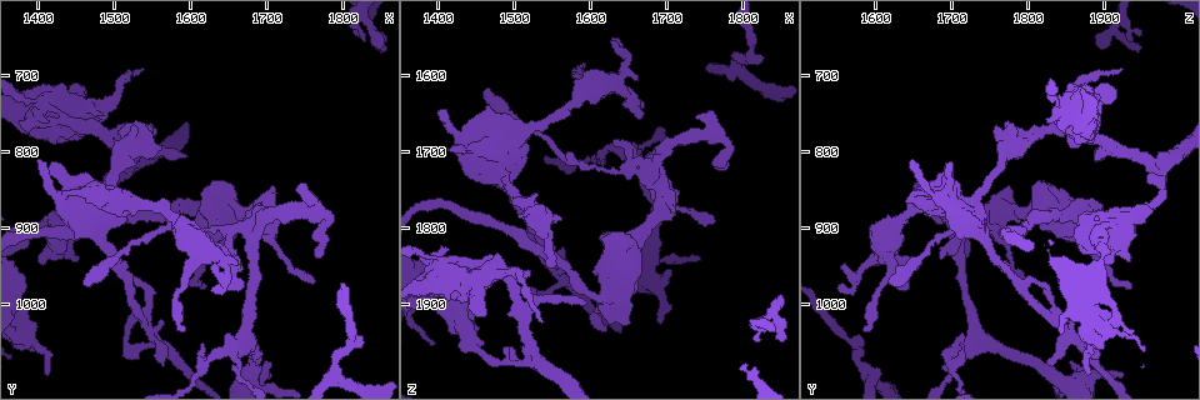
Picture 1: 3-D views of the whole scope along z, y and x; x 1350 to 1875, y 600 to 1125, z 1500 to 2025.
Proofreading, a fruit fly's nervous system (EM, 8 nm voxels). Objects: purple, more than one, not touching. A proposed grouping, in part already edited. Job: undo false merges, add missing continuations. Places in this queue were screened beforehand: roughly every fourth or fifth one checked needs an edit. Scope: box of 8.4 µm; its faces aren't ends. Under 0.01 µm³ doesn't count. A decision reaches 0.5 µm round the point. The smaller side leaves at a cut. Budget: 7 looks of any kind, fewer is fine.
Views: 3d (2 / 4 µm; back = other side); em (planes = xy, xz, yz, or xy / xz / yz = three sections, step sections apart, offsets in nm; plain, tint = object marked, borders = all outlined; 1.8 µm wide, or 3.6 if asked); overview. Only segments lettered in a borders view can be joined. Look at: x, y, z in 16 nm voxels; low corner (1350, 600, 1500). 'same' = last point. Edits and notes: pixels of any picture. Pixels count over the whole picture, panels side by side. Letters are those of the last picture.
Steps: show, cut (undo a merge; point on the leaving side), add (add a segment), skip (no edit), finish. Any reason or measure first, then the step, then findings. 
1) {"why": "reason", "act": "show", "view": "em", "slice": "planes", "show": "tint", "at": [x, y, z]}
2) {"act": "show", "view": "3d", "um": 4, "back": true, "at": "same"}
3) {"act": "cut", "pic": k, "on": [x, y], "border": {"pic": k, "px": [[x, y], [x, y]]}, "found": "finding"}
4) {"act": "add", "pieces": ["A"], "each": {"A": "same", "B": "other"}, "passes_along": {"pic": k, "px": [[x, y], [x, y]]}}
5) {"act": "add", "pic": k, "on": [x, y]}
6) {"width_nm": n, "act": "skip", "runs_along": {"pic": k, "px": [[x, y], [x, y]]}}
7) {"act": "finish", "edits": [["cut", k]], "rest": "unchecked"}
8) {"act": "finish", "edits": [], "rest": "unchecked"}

{"why": "free end", "act": "show", "view": "3d", "um": 4, "at": [1665, 975, 1645]}

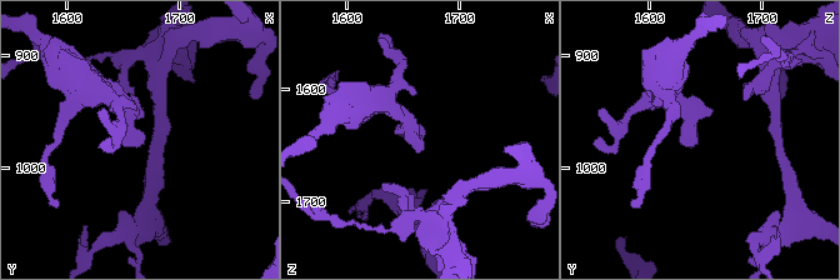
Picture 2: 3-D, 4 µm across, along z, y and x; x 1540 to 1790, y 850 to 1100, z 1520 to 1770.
{"act": "show", "view": "em", "slice": "planes", "show": "plain", "at": [1668, 978, 1644]}

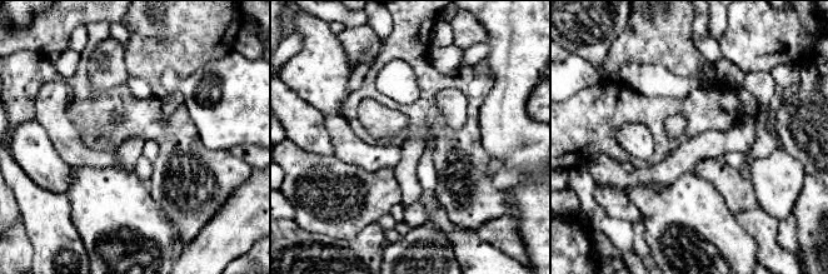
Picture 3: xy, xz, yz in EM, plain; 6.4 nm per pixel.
{"act": "show", "view": "em", "slice": "planes", "show": "borders", "at": "same"}

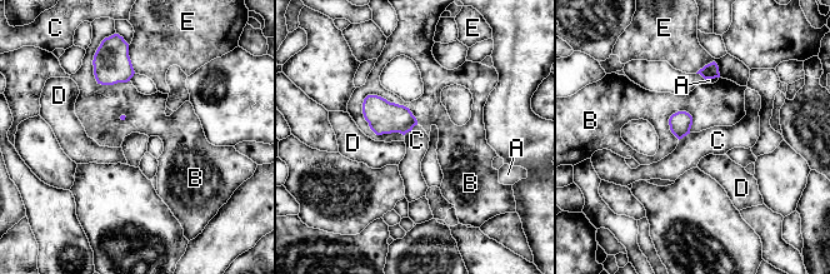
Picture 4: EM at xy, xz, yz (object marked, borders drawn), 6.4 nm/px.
{"act": "skip", "each": {"A": "other", "B": "other", "C": "other", "D": "other", "E": "other"}, "border": {"pic": 4, "px": [[416, 124], [404, 134]]}, "found": "none of them fits"}

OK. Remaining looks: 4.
{"why": "tapers out", "act": "show", "view": "em", "slice": "planes", "show": "borders", "at": [1545, 970, 1825]}

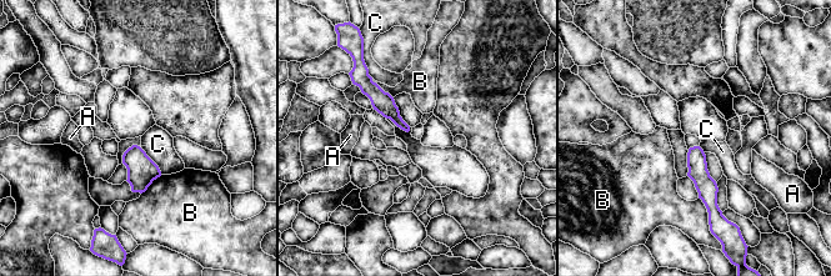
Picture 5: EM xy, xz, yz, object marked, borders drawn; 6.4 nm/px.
{"act": "skip", "each": {"A": "other", "B": "other", "C": "other"}, "runs_along": {"pic": 5, "px": [[692, 150], [697, 172], [716, 210]]}, "found": "no lettered segment goes on from it"}

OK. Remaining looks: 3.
{"why": "four arms meet", "act": "show", "view": "3d", "um": 4, "at": [1455, 760, 1865]}

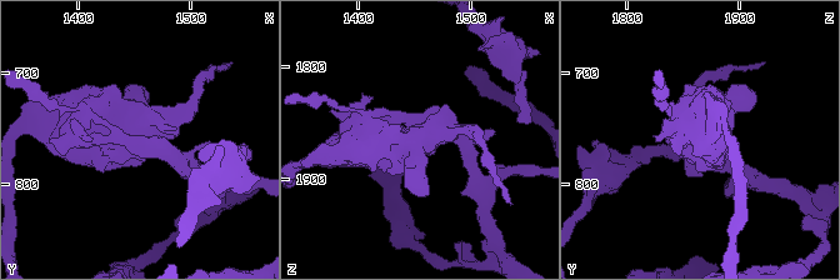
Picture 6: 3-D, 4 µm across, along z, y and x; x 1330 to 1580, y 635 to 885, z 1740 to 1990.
{"arms": 4, "why": "now the EM", "act": "show", "view": "em", "um": 3.6, "slice": "planes", "show": "plain", "at": [1456, 760, 1862]}

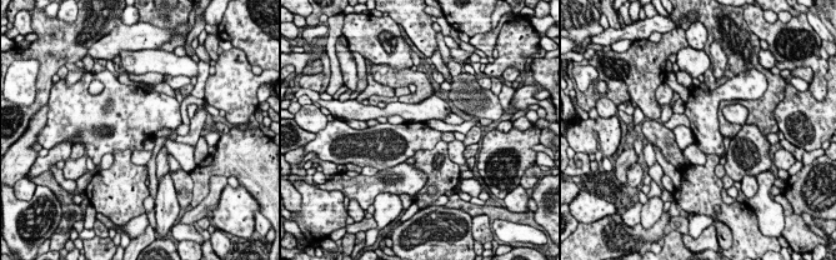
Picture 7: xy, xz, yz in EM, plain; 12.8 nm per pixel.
{"why": "see the neighbours", "act": "show", "view": "em", "um": 3.6, "slice": "planes", "show": "borders", "at": "same"}

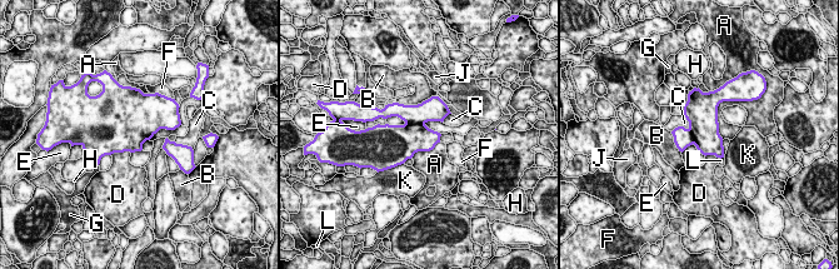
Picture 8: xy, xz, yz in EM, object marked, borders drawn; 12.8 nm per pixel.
{"act": "cut", "pic": 8, "on": [429, 110], "each": {"A": "other", "B": "other", "C": "other", "D": "other", "E": "other", "F": "other", "G": "other", "H": "other", "J": "other", "K": "other", "L": "other"}, "border": {"pic": 8, "px": [[405, 121], [424, 124]]}, "found": "two cells meet here"}

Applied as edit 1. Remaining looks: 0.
{"act": "finish", "edits": [["cut", 8]], "rest": "unchecked"}

